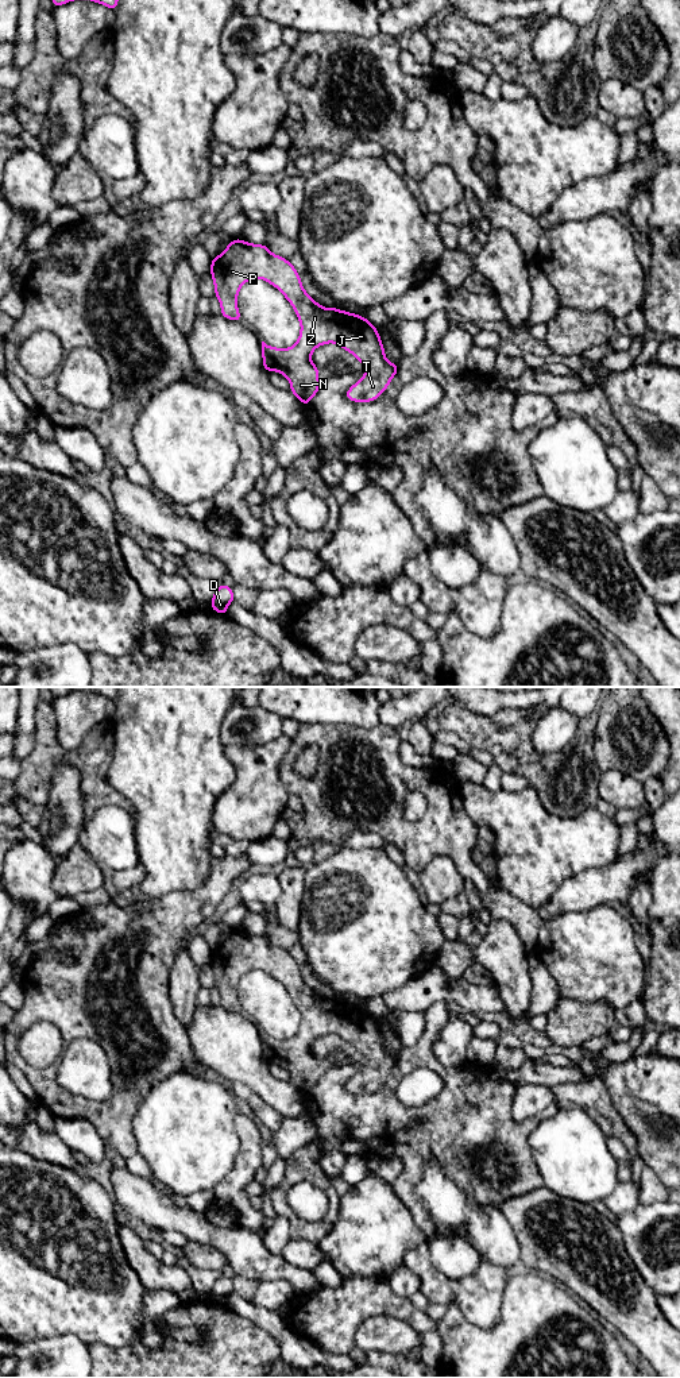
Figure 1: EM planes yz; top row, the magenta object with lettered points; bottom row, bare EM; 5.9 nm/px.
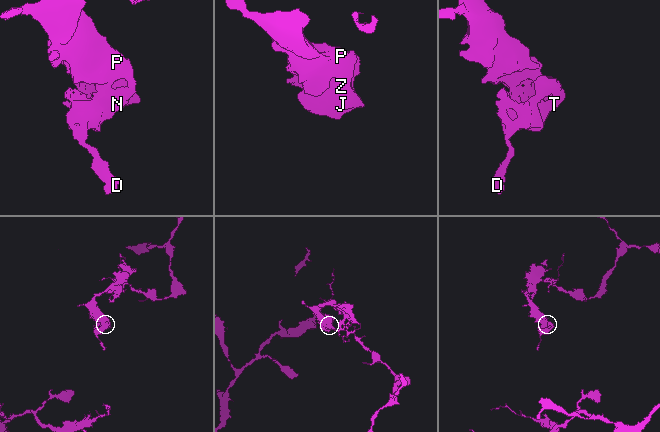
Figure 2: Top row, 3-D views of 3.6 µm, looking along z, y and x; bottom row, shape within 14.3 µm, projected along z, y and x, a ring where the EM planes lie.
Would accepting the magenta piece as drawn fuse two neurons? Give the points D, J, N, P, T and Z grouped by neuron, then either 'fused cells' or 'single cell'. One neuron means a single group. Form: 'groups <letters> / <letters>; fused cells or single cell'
groups D J N P T Z; single cell

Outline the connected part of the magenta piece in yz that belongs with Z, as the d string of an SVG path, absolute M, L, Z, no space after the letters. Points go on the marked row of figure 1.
M235 238L212 259L209 271L221 305L220 314L228 320L242 321L237 294L254 278L268 282L290 302L301 324L298 340L289 348L262 341L263 368L286 377L290 391L305 406L320 390L318 366L312 363L310 356L322 344L339 344L366 367L366 374L345 393L352 402L375 401L395 377L399 364L386 359L378 329L356 313L317 304L304 289L294 266L273 254L266 244Z

